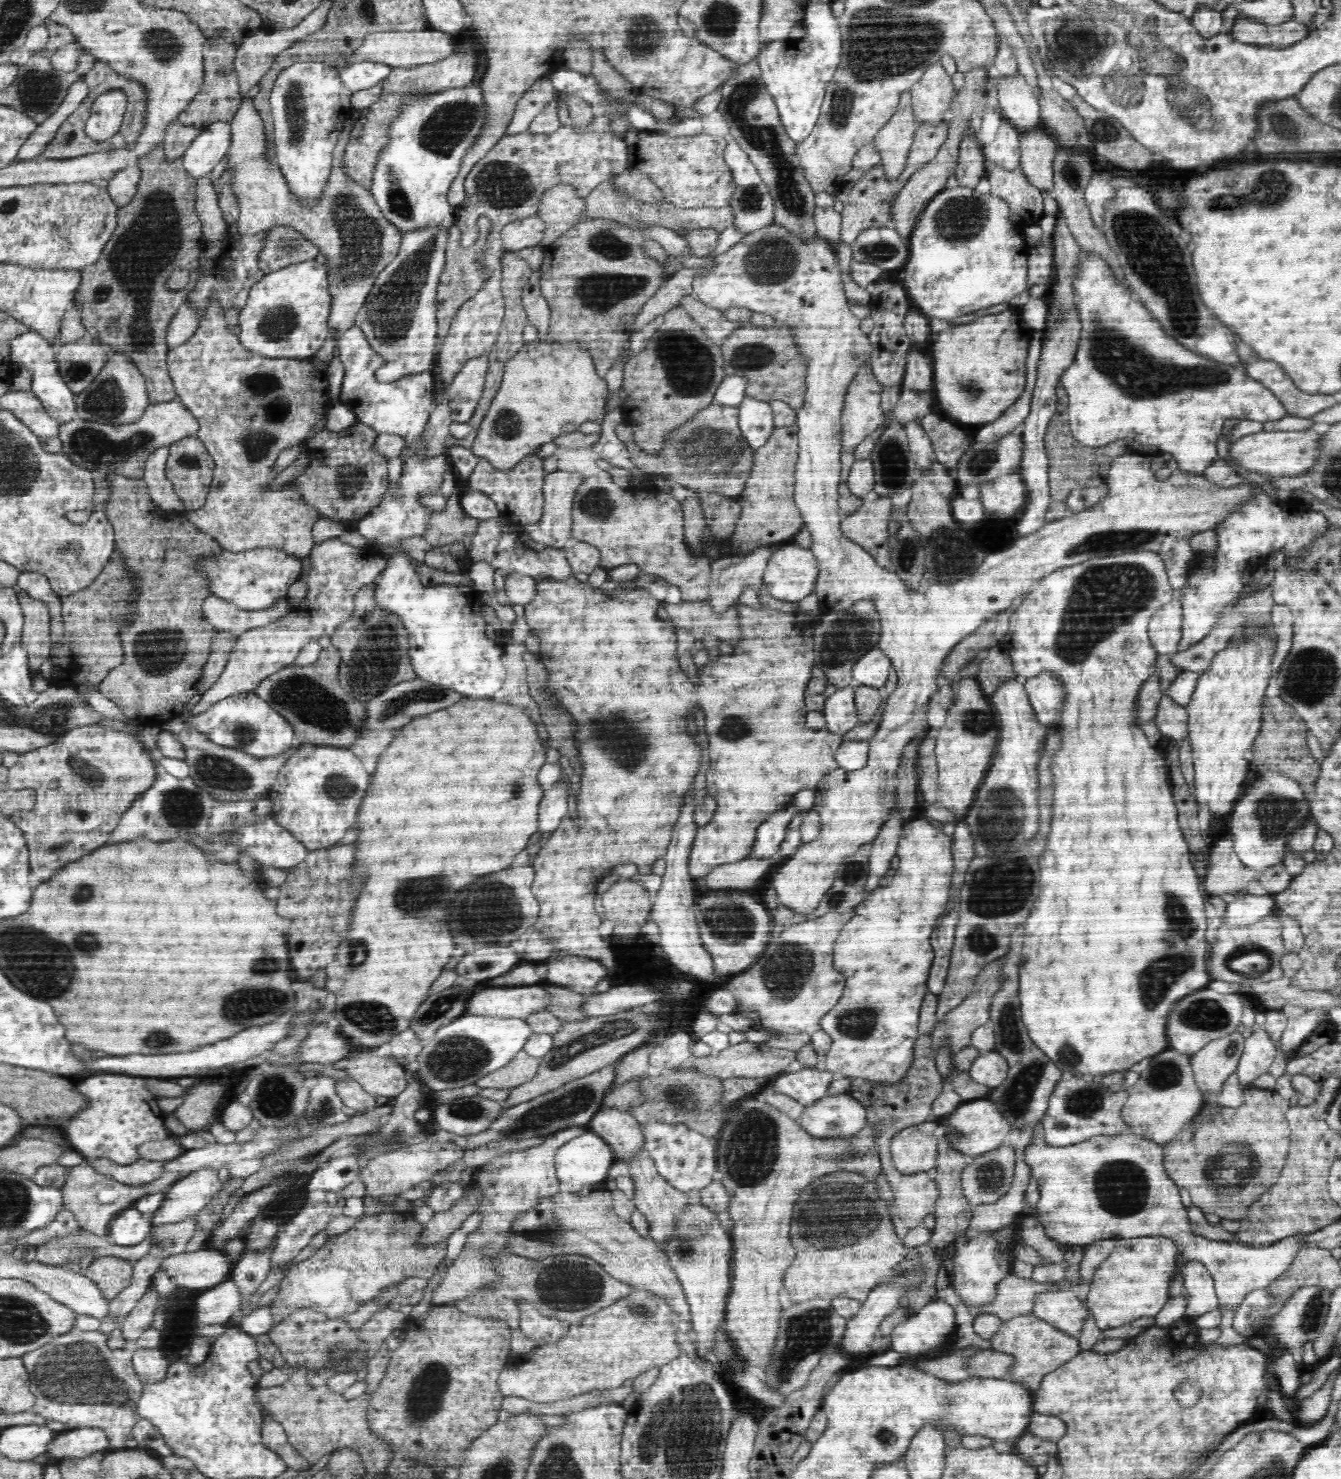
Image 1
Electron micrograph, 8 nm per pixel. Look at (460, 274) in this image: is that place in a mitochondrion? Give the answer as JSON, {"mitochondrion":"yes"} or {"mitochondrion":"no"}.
{"mitochondrion":"yes"}

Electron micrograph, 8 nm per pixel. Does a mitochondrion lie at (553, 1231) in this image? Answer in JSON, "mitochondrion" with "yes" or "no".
{"mitochondrion":"yes"}

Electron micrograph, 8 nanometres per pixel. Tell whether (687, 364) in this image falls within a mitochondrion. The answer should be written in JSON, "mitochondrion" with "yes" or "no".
{"mitochondrion":"yes"}

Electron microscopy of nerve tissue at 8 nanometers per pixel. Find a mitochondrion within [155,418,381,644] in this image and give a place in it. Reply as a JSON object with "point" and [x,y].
{"point":[349,478]}

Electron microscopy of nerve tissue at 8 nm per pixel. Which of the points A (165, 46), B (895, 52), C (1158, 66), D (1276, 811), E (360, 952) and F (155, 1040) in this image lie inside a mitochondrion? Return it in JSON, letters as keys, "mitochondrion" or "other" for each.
{"A":"mitochondrion","B":"mitochondrion","C":"mitochondrion","D":"mitochondrion","E":"mitochondrion","F":"mitochondrion"}

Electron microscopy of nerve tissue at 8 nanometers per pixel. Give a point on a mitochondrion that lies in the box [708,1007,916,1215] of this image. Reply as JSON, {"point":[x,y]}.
{"point":[750,1151]}

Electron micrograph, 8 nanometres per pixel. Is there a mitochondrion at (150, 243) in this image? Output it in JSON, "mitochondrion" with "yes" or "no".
{"mitochondrion":"yes"}

